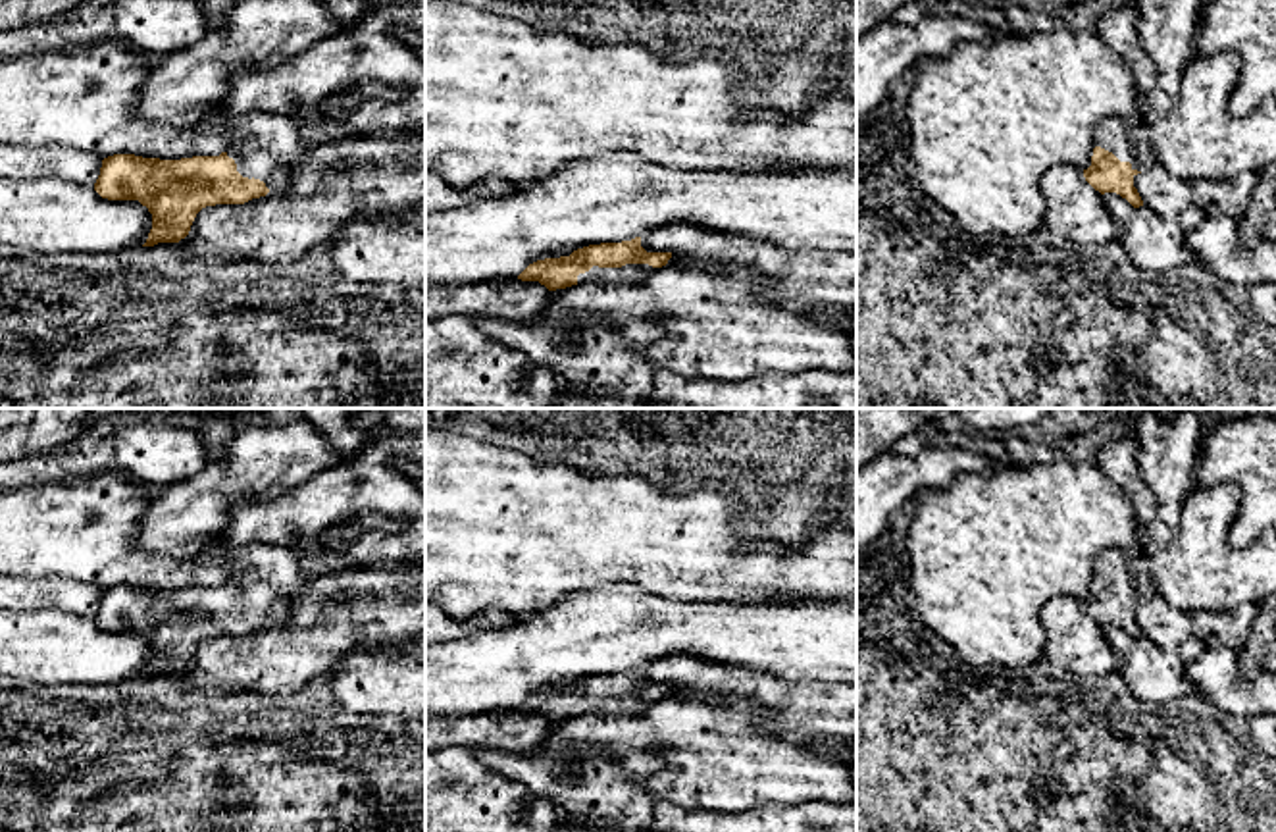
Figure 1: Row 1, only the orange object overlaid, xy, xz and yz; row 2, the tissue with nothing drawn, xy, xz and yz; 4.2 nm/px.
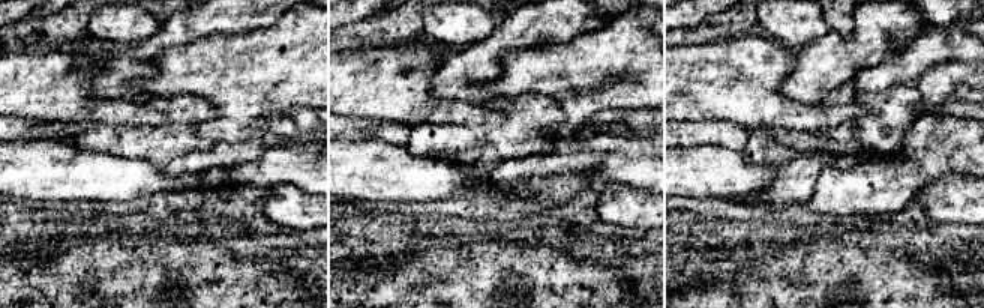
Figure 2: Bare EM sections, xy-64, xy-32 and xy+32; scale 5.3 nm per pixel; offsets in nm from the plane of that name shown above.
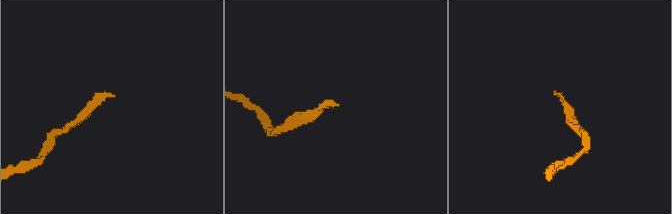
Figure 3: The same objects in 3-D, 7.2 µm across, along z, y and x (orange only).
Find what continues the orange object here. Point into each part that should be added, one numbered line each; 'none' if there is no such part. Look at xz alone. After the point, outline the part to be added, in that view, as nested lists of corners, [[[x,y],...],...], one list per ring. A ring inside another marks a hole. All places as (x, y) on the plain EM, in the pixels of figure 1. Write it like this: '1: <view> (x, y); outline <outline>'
1: xz (630, 703); outline [[[625,695],[622,699],[593,697],[589,703],[577,707],[577,716],[579,715],[622,716],[637,711],[639,711],[639,695]]]

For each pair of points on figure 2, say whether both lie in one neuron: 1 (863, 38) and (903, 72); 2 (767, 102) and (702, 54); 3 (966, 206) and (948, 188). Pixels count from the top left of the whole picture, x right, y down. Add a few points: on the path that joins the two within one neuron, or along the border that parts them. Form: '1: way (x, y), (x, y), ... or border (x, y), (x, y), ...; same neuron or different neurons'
1: border (890, 50), (879, 62), (863, 66), (854, 74); different neurons
2: way (750, 95), (719, 69); same neuron
3: way (962, 202), (953, 193); same neuron

